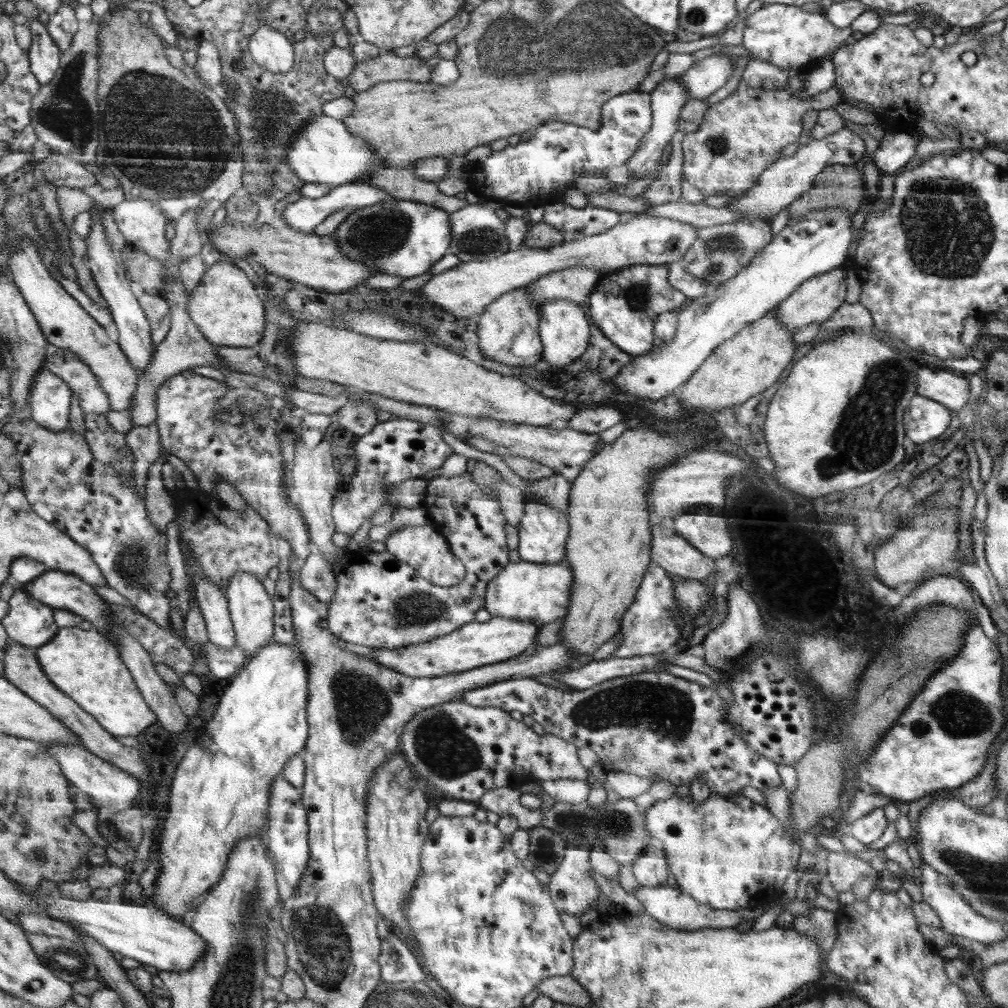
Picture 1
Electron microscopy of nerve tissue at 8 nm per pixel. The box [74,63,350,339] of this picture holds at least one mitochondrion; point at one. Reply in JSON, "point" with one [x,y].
{"point":[151,119]}

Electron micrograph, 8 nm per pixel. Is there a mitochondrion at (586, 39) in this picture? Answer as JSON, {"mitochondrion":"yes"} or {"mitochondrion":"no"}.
{"mitochondrion":"yes"}

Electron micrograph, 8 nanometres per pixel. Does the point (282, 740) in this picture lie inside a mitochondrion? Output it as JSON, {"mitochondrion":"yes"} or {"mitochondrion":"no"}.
{"mitochondrion":"no"}

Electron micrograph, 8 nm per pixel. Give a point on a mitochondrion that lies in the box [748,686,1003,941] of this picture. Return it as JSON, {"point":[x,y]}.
{"point":[960,713]}

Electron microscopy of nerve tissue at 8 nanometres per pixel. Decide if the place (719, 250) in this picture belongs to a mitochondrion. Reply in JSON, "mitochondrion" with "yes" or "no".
{"mitochondrion":"yes"}

